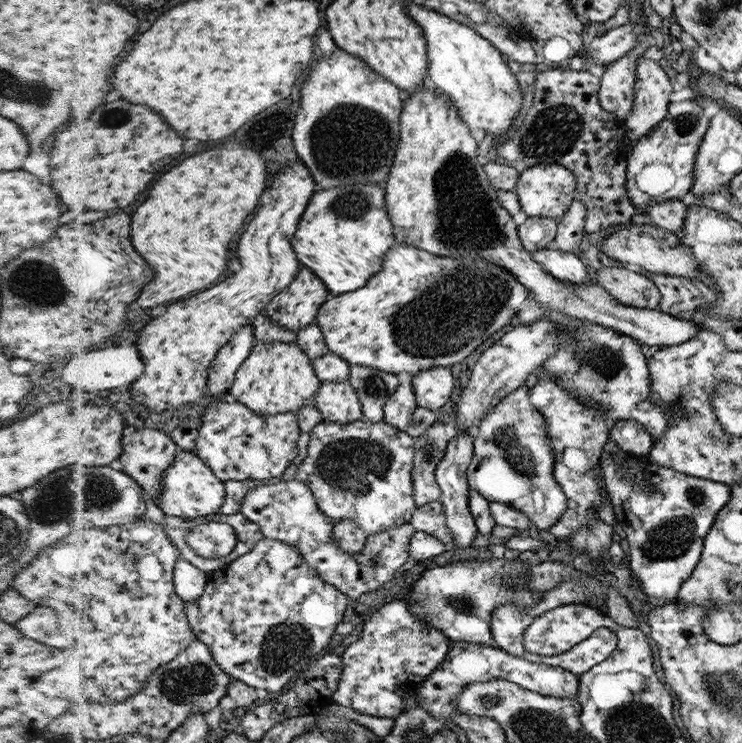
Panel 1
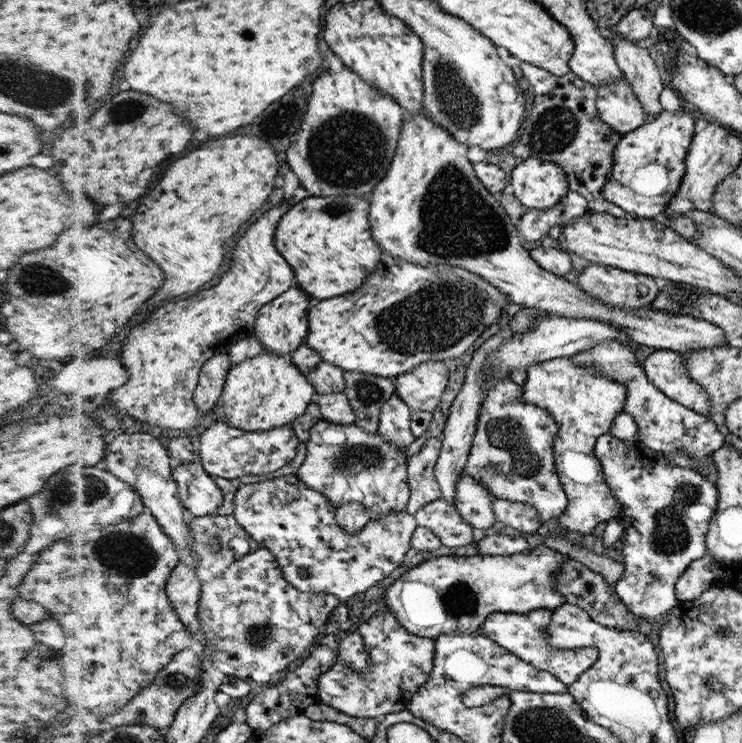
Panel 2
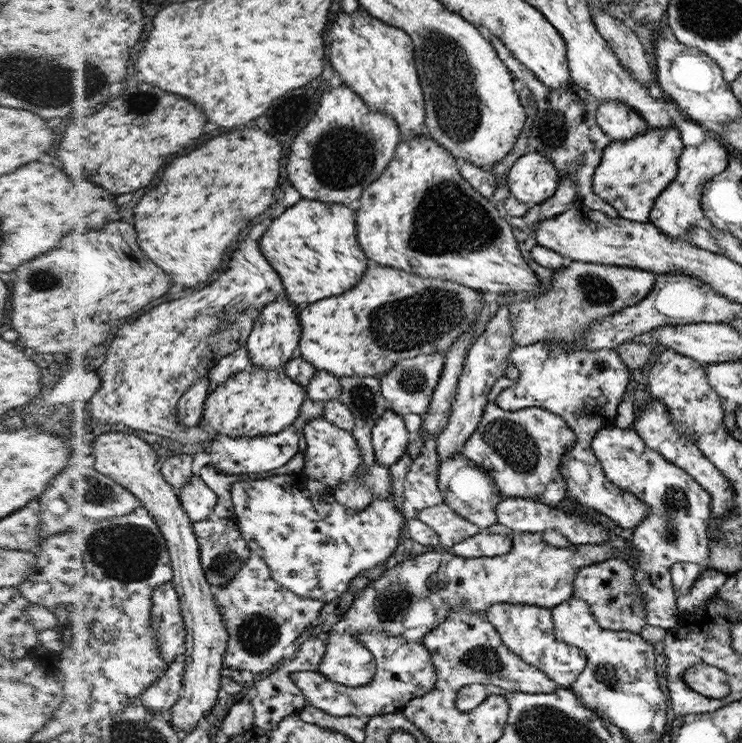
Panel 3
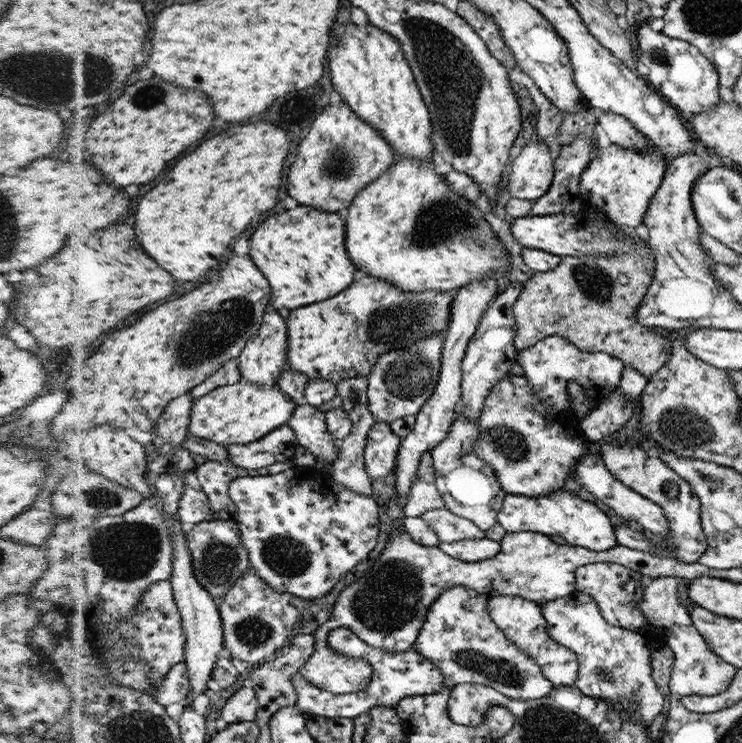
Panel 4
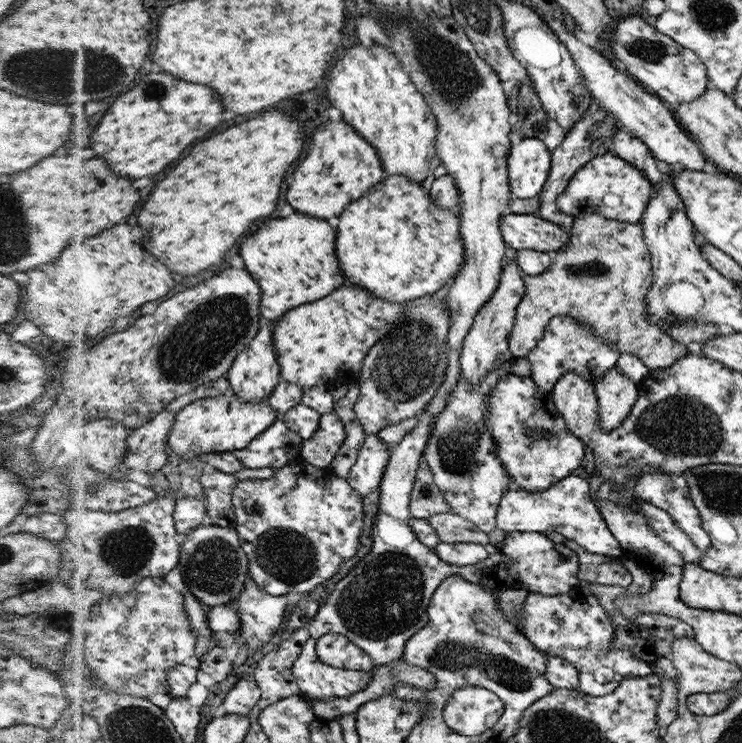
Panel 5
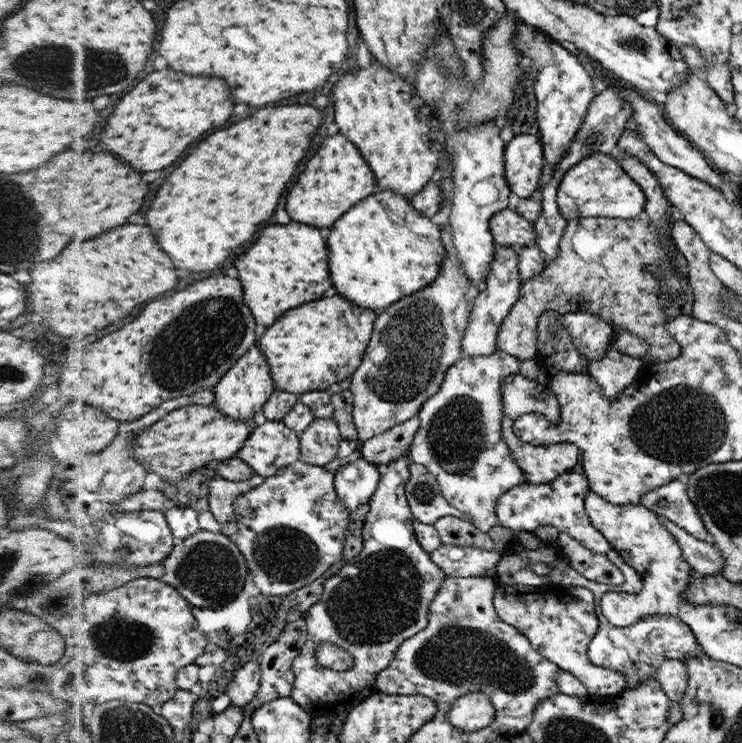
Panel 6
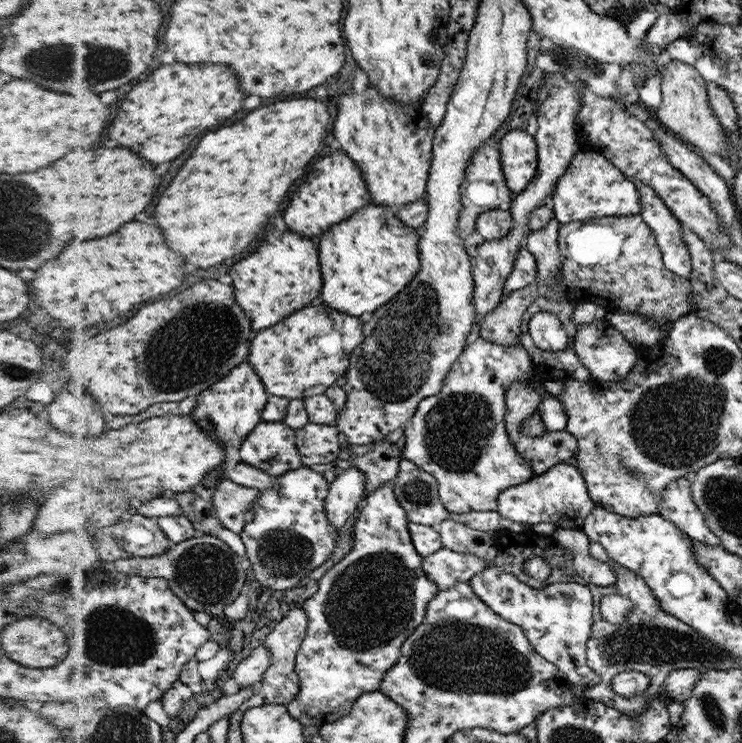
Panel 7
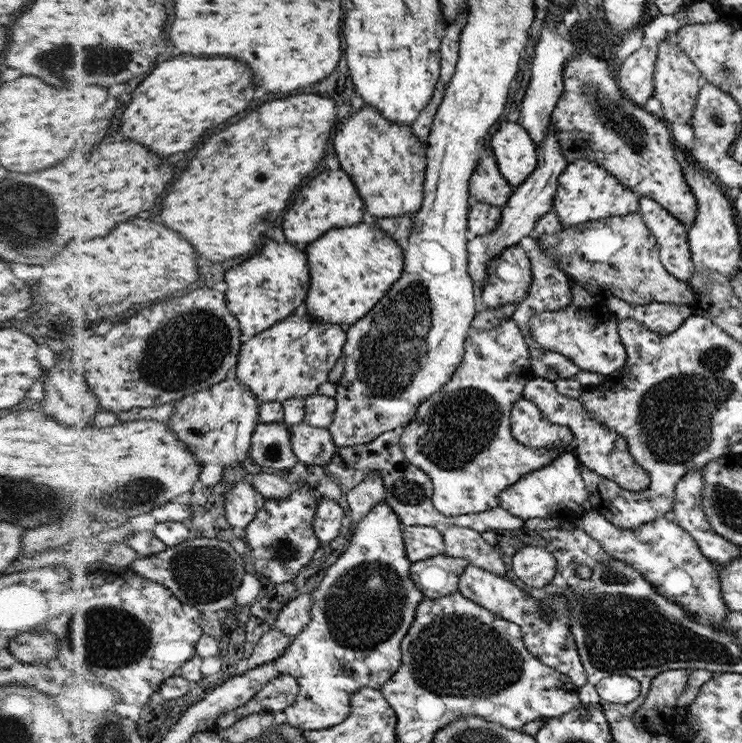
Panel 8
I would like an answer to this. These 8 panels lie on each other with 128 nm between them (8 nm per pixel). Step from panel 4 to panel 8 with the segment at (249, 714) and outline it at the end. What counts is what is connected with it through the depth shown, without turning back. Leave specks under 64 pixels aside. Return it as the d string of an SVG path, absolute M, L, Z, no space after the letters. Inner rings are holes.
M272 628L268 634L264 635L262 642L256 644L256 650L248 656L249 666L247 670L254 670L258 666L264 666L264 664L270 664L270 662L282 658L293 642L294 638Z

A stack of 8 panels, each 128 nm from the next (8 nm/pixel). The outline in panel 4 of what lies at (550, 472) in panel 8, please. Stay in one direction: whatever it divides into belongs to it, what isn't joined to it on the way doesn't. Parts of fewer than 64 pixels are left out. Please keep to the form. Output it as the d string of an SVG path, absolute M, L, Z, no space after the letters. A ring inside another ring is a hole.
M558 490L557 493L548 494L542 497L527 497L526 495L514 495L506 493L506 506L502 505L502 514L498 514L497 523L506 530L511 532L536 532L540 534L562 536L569 545L583 546L590 550L607 551L617 545L617 538L614 534L614 527L610 524L610 518L606 515L605 510L596 506L589 500L582 499L579 494L566 490Z

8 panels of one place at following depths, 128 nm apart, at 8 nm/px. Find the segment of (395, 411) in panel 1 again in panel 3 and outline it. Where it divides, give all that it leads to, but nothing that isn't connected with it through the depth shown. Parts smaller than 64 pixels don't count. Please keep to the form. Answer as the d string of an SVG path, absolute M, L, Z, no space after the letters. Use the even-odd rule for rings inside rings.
M387 408L373 428L375 462L390 467L406 453L414 435L406 429L403 416Z

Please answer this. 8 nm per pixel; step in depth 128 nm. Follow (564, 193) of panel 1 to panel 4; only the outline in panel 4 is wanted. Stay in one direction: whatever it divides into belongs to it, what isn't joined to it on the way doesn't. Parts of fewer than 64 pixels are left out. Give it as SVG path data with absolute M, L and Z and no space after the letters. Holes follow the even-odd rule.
M540 140L534 143L528 142L522 147L521 154L511 162L511 172L507 175L508 189L512 197L534 202L549 192L553 178L556 176L557 161L550 156L549 146Z

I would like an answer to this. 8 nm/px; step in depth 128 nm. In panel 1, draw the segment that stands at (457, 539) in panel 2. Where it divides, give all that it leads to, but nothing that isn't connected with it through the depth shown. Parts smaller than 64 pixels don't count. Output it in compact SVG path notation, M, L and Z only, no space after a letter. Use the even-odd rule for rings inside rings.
M439 500L417 507L410 523L416 528L416 532L431 534L450 549L454 544L453 532L450 531L445 516L444 504Z

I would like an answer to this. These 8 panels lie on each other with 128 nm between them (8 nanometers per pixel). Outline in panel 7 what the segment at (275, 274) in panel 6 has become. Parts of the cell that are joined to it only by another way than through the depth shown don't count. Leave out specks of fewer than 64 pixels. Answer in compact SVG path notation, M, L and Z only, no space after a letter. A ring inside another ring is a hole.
M290 229L286 232L274 230L256 254L250 258L246 256L233 266L229 273L237 290L238 303L249 314L257 333L306 308L310 302L320 298L324 288L321 246L314 242L314 237L307 238Z

